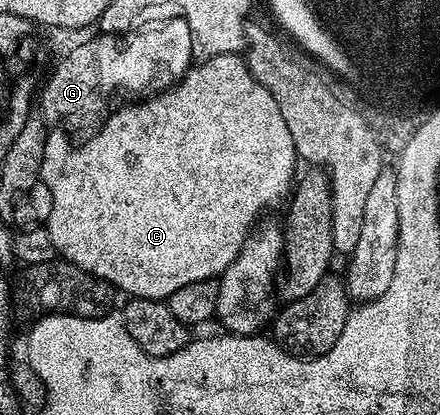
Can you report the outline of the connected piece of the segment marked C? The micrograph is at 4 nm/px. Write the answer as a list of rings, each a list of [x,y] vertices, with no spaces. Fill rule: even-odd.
[[[240,54],[215,55],[201,62],[205,63],[191,66],[180,82],[146,98],[146,103],[121,107],[114,115],[112,112],[101,124],[100,131],[86,138],[82,147],[69,143],[73,142],[70,136],[60,129],[50,130],[45,136],[40,182],[49,190],[47,230],[58,256],[64,262],[74,263],[79,269],[107,281],[118,292],[126,291],[124,294],[134,299],[165,301],[171,293],[175,293],[175,289],[183,289],[183,285],[191,285],[191,281],[217,279],[225,272],[227,265],[231,265],[231,261],[239,257],[251,228],[262,218],[261,210],[279,202],[281,198],[284,200],[295,183],[293,166],[298,166],[299,163],[297,150],[291,141],[291,133],[287,130],[287,121],[283,121],[279,105],[275,105],[275,97],[271,97],[271,93],[267,93],[267,89],[263,89],[263,85],[255,81]]]

